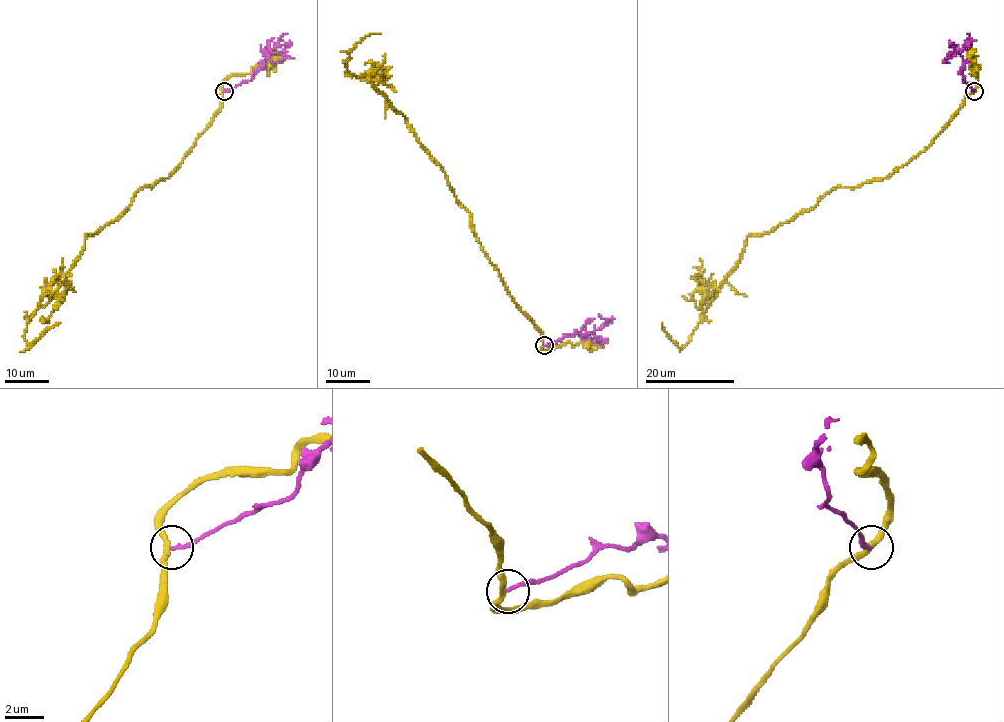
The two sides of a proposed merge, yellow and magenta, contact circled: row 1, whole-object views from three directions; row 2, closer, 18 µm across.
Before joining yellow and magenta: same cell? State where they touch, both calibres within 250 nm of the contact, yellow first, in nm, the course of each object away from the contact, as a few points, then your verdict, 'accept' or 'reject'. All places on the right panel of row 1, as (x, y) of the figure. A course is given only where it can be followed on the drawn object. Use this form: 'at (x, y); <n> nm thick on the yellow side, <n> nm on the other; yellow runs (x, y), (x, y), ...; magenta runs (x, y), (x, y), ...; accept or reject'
at (974, 91); 280 nm thick on the yellow side, 200 nm on the other; yellow runs (974, 91), (923, 151), (886, 177), (836, 186), (790, 220), (750, 234), (691, 338), (679, 347), (661, 322); magenta runs (974, 91), (964, 81), (963, 58), (960, 54), (951, 54), (943, 62); reject

